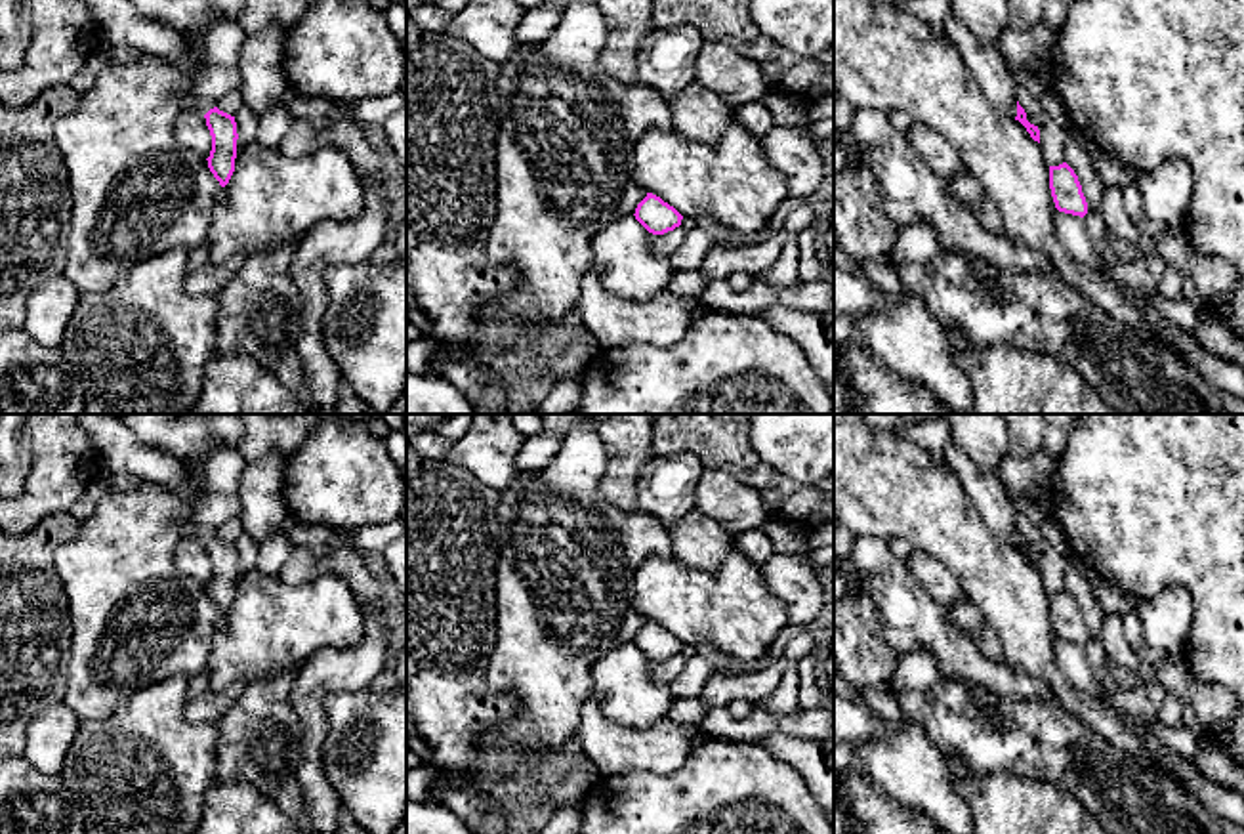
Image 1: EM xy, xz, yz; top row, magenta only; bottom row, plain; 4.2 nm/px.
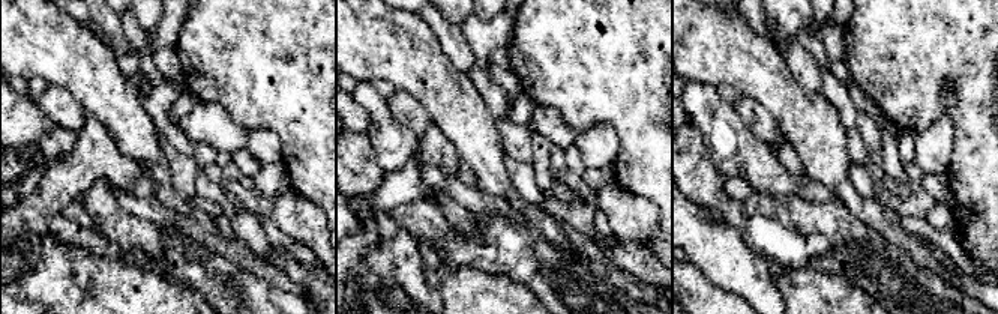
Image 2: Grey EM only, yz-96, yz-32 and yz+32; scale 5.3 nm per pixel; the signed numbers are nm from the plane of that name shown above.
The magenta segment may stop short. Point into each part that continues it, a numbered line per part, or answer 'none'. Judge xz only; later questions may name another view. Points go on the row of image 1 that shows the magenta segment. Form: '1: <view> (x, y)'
1: xz (729, 180)

